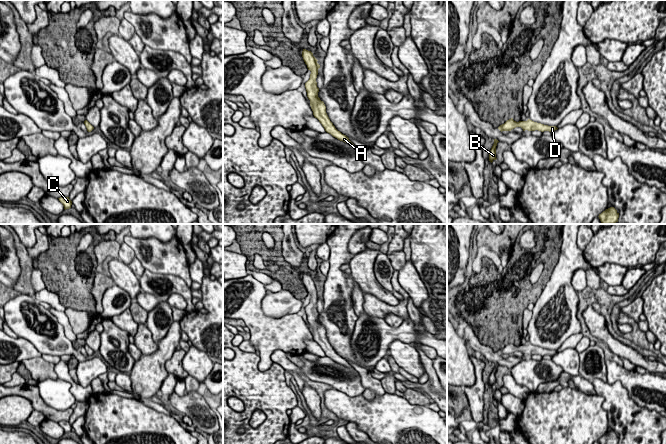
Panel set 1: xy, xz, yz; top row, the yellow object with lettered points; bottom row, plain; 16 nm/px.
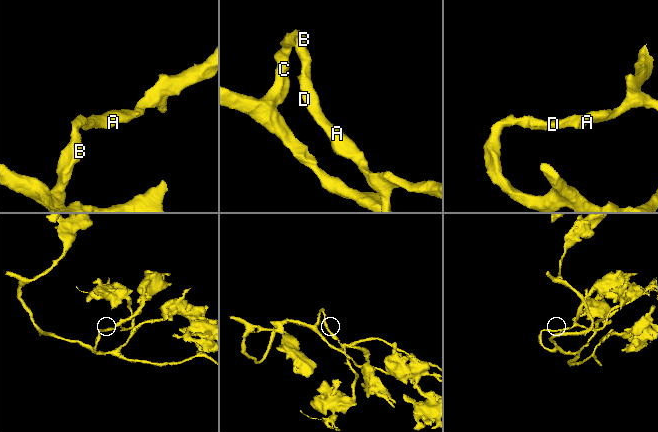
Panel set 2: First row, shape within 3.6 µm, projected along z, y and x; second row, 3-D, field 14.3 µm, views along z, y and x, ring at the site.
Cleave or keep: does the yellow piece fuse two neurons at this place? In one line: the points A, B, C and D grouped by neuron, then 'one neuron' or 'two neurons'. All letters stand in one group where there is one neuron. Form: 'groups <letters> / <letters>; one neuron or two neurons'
groups A B C D; one neuron

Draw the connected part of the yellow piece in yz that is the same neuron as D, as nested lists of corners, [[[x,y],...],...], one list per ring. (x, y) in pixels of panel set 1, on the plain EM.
[[[513,342],[507,344],[504,348],[500,349],[498,351],[498,353],[502,356],[502,355],[511,355],[512,353],[516,352],[516,351],[521,351],[523,353],[523,355],[528,354],[528,355],[555,355],[558,352],[556,350],[548,350],[548,349],[544,349],[541,347],[537,347],[534,346],[530,343],[528,343],[527,345],[519,345],[516,346],[513,344]]]

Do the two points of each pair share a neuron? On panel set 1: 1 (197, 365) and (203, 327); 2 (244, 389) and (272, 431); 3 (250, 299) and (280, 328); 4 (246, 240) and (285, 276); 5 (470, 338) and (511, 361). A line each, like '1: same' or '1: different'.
1: different
2: same
3: same
4: same
5: same

